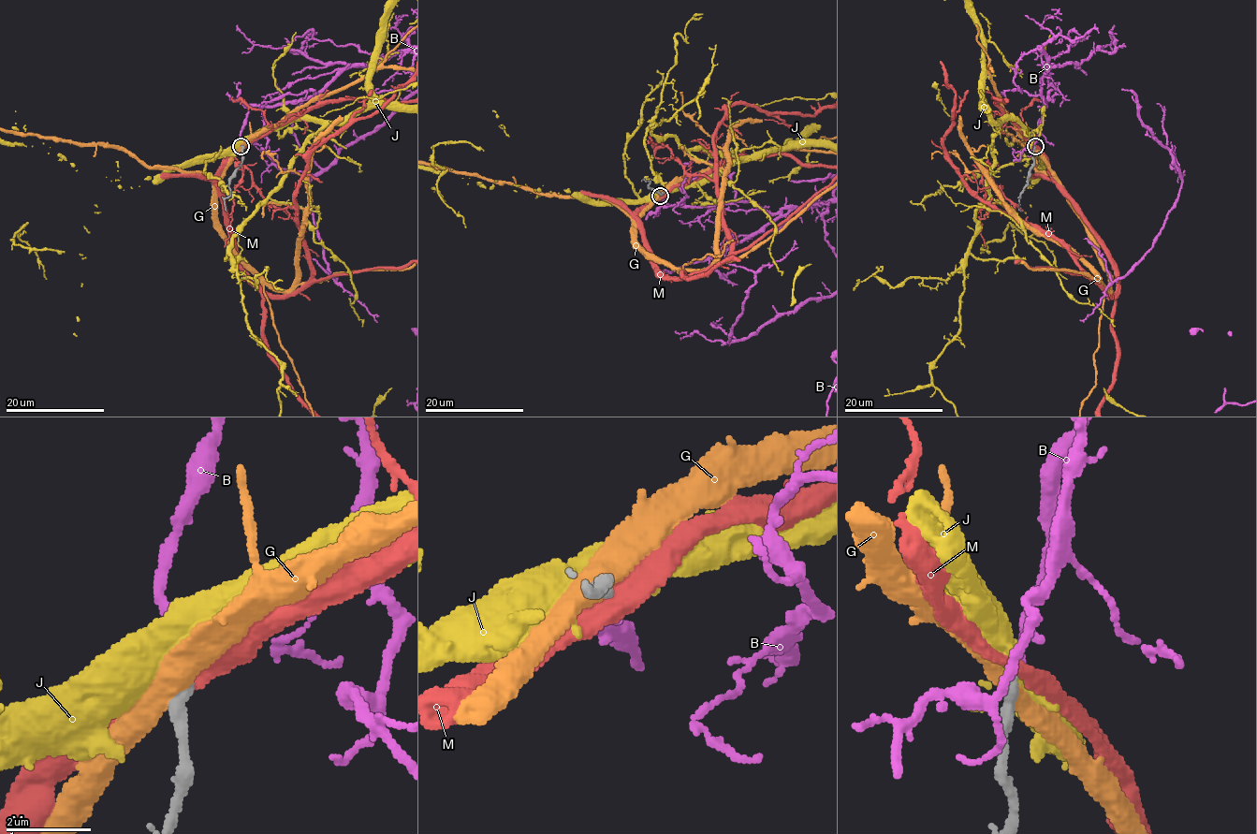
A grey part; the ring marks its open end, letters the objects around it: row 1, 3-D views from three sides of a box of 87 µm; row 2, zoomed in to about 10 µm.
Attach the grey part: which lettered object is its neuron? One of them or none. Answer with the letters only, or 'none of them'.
B

